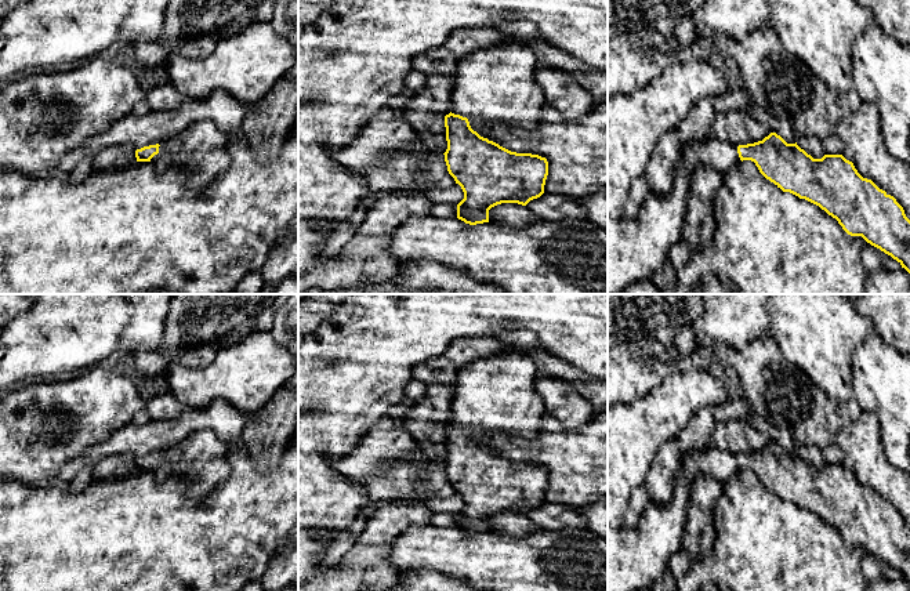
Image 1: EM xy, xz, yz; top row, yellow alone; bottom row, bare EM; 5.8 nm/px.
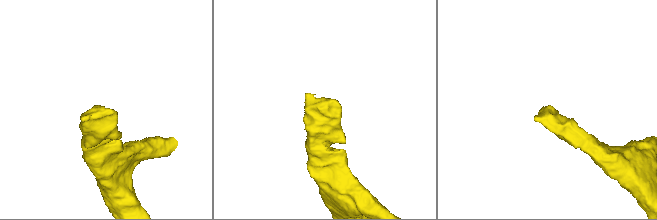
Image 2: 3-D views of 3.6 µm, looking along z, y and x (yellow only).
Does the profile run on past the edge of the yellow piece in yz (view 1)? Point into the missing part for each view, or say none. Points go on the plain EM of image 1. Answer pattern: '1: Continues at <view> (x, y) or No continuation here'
1: Continues at yz (637, 557)

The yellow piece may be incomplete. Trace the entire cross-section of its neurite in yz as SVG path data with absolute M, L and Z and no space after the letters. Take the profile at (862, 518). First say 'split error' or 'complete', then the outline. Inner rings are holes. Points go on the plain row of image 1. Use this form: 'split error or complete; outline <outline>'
split error; outline M771 442L762 450L739 456L715 446L707 450L690 450L681 461L674 497L668 504L649 501L637 527L608 527L608 591L650 588L668 569L671 556L682 547L686 510L696 476L707 474L726 483L743 469L754 471L759 482L783 501L819 515L835 527L848 544L862 545L910 583L910 529L896 508L871 489L863 487L853 472L842 464L813 468L797 452L787 453L780 445Z

